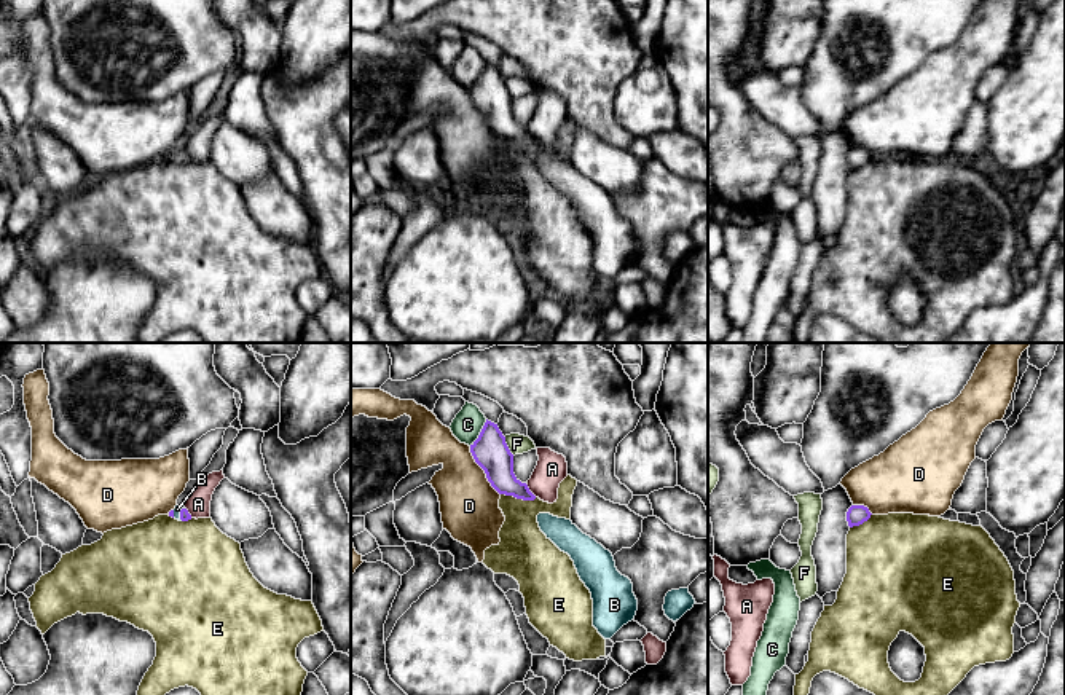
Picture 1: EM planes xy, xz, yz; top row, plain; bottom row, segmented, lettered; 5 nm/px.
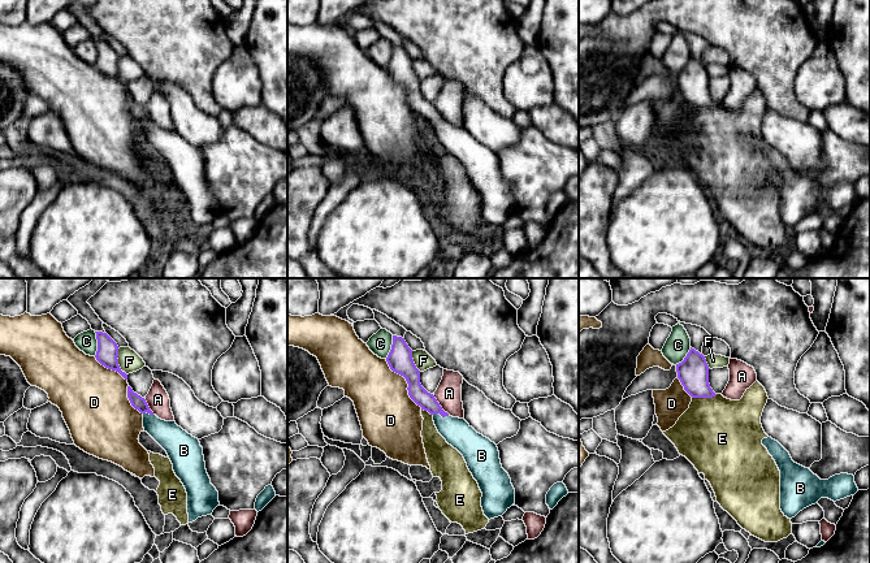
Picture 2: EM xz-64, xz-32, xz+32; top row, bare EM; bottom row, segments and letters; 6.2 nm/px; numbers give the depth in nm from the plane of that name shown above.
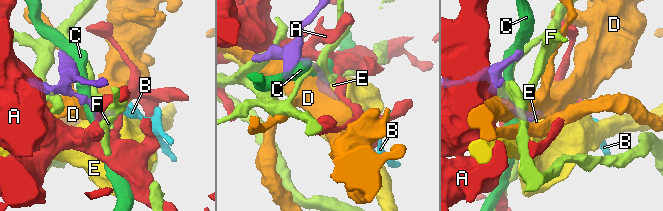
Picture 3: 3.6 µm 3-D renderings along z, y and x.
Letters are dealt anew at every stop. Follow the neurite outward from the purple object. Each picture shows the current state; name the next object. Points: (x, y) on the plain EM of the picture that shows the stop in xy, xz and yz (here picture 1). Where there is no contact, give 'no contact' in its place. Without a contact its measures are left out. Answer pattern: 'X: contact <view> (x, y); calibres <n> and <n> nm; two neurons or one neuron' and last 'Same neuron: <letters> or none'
A: contact xz (528, 133); calibres 170 and 160 nm; two neurons
B: contact xy (180, 157); calibres 50 and 40 nm; one neuron
C: contact xz (480, 75); calibres 180 and 150 nm; two neurons
D: contact xz (483, 112); calibres 180 and 300 nm; two neurons
E: contact xz (518, 141); calibres 170 and 240 nm; two neurons
F: contact xz (507, 90); calibres 180 and 100 nm; two neurons
Same neuron: B

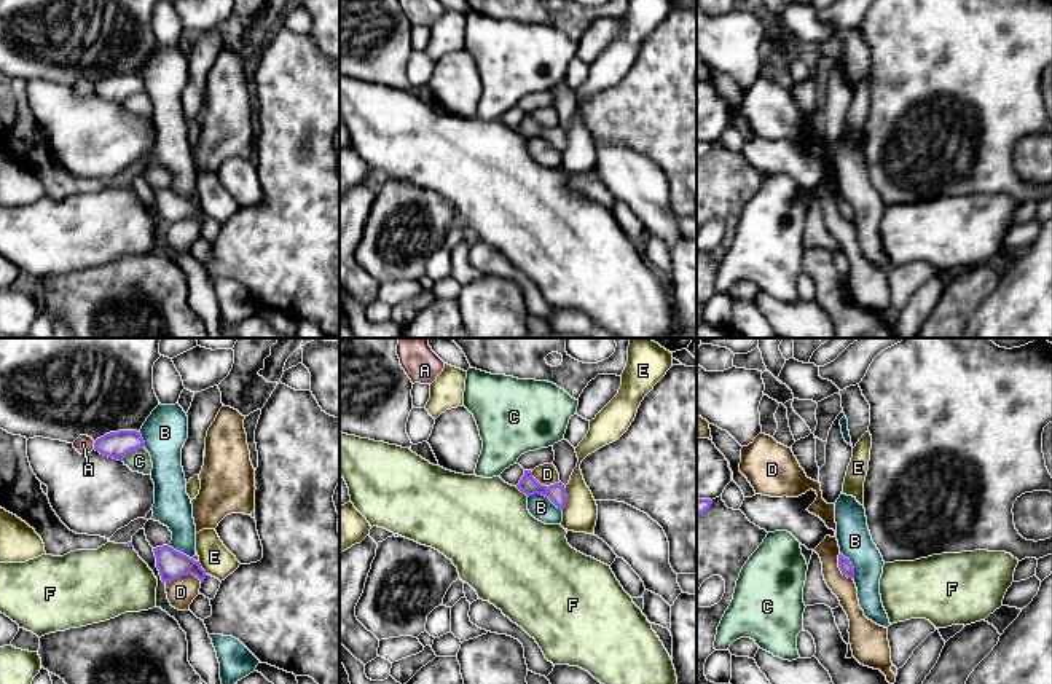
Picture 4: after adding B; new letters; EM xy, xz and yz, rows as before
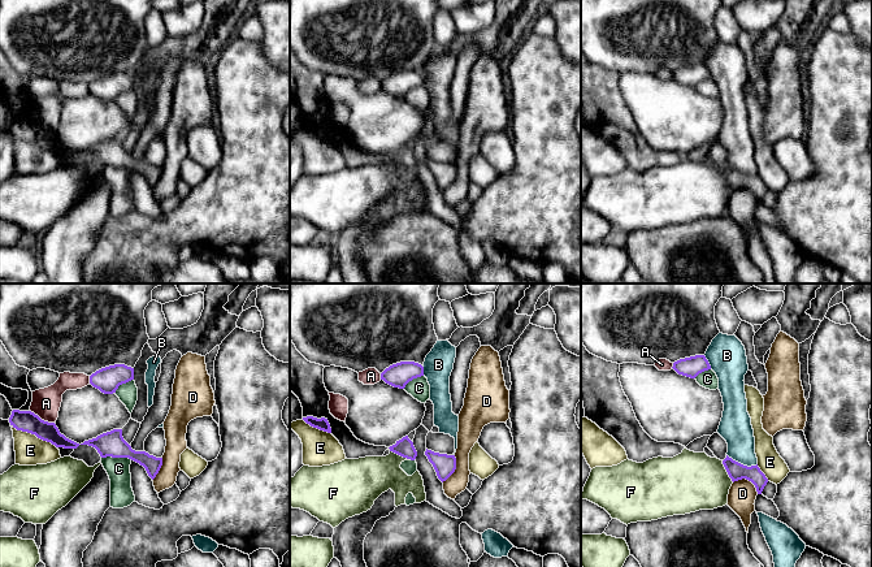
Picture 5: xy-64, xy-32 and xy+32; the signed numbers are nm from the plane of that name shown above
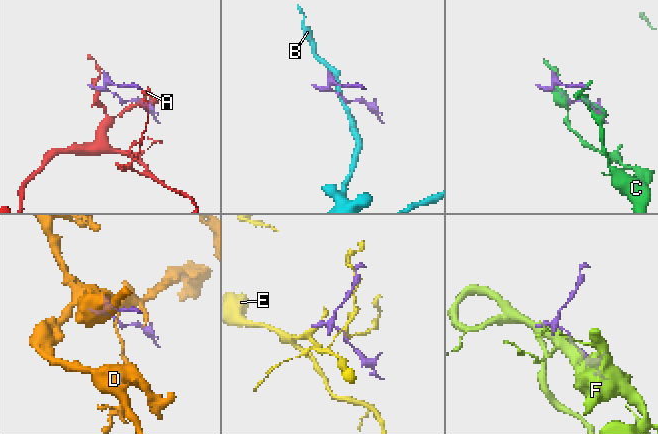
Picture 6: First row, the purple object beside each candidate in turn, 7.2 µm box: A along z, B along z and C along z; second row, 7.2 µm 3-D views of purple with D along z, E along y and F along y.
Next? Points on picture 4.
A: contact xy (94, 88); calibres 140 and 90 nm; two neurons
B: contact xz (545, 139); calibres 100 and 120 nm; two neurons
C: contact xy (133, 93); calibres 140 and 110 nm; two neurons
D: contact xy (184, 217); calibres 140 and 140 nm; two neurons
E: contact xz (566, 141); calibres 100 and 170 nm; two neurons
F: contact xz (522, 134); calibres 100 and 460 nm; two neurons
Same neuron: none

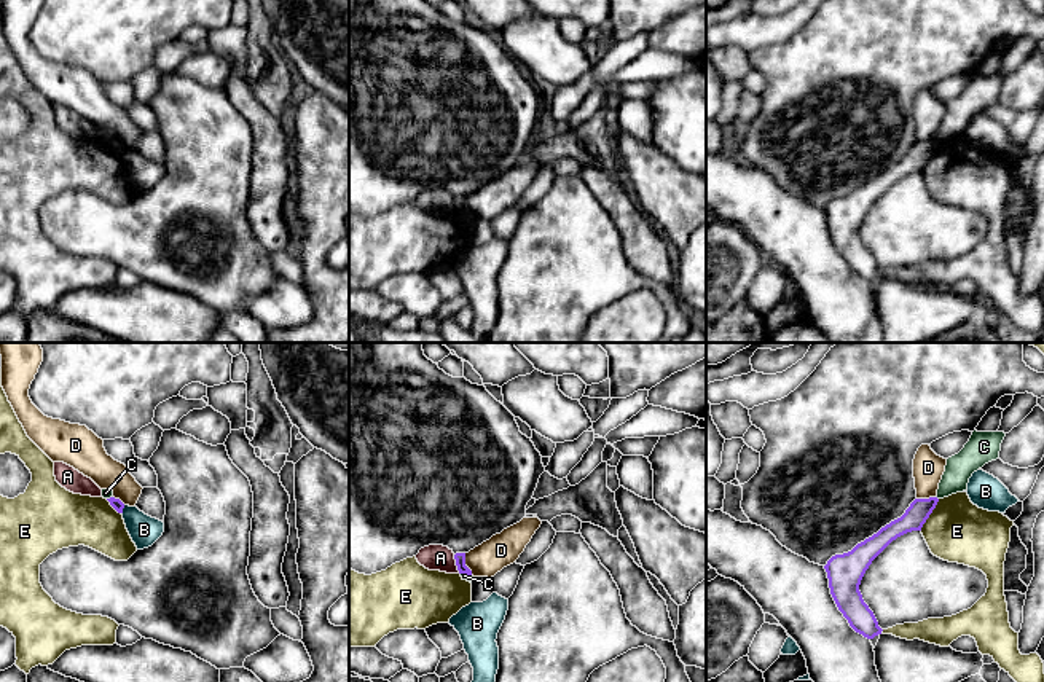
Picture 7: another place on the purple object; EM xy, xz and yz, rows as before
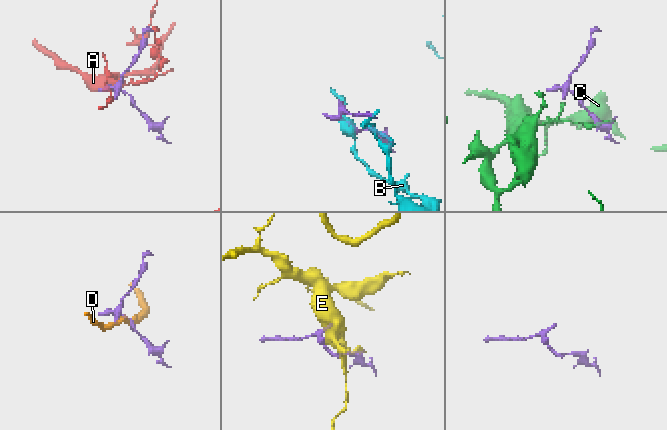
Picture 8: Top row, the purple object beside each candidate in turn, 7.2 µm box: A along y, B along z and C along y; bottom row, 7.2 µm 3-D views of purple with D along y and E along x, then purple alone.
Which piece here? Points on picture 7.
A: contact xz (456, 207); calibres 50 and 130 nm; two neurons
B: contact xy (121, 153); calibres 60 and 150 nm; two neurons
C: contact xz (466, 215); calibres 50 and 30 nm; two neurons
D: contact xz (464, 207); calibres 50 and 170 nm; two neurons
E: contact yz (930, 156); calibres 120 and 320 nm; two neurons
Same neuron: none

